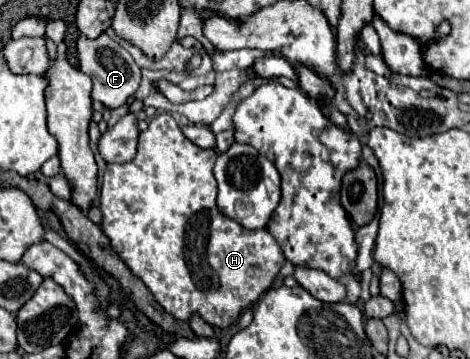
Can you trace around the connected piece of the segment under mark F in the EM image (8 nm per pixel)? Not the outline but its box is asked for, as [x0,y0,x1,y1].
[77,34,141,108]

